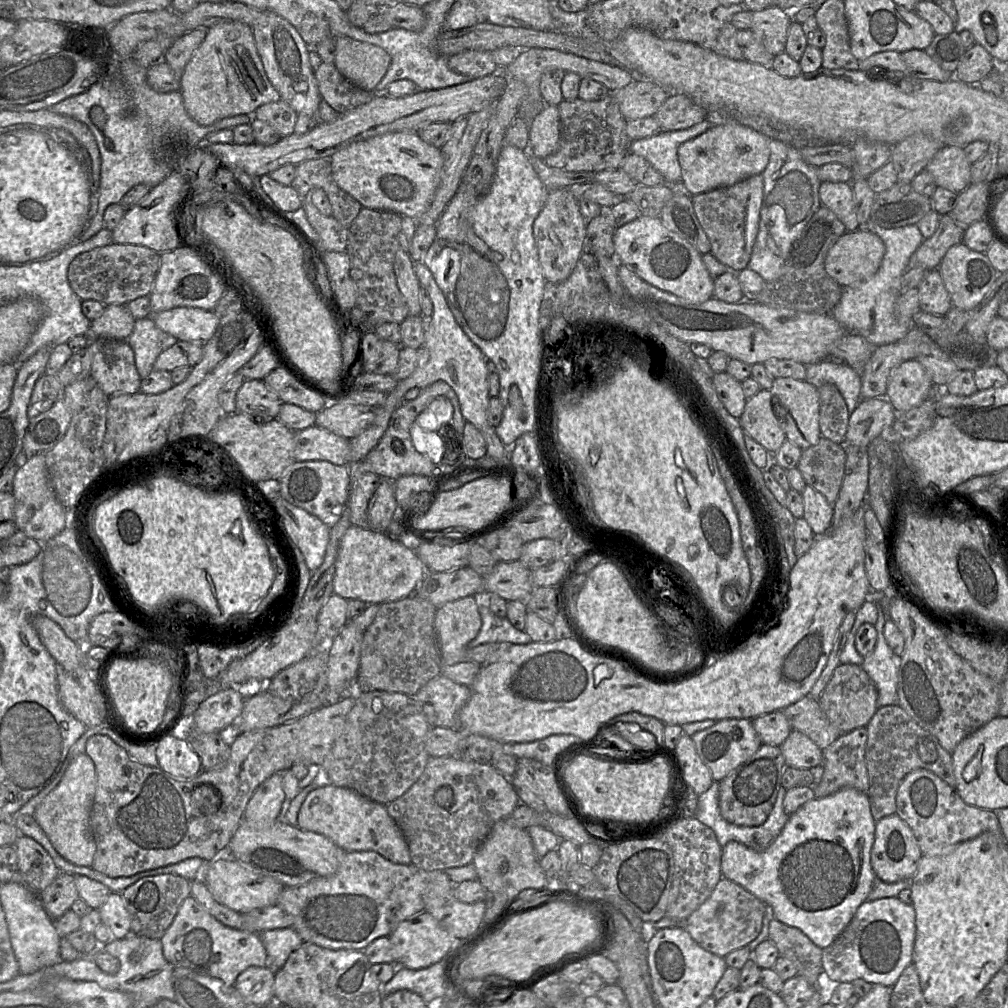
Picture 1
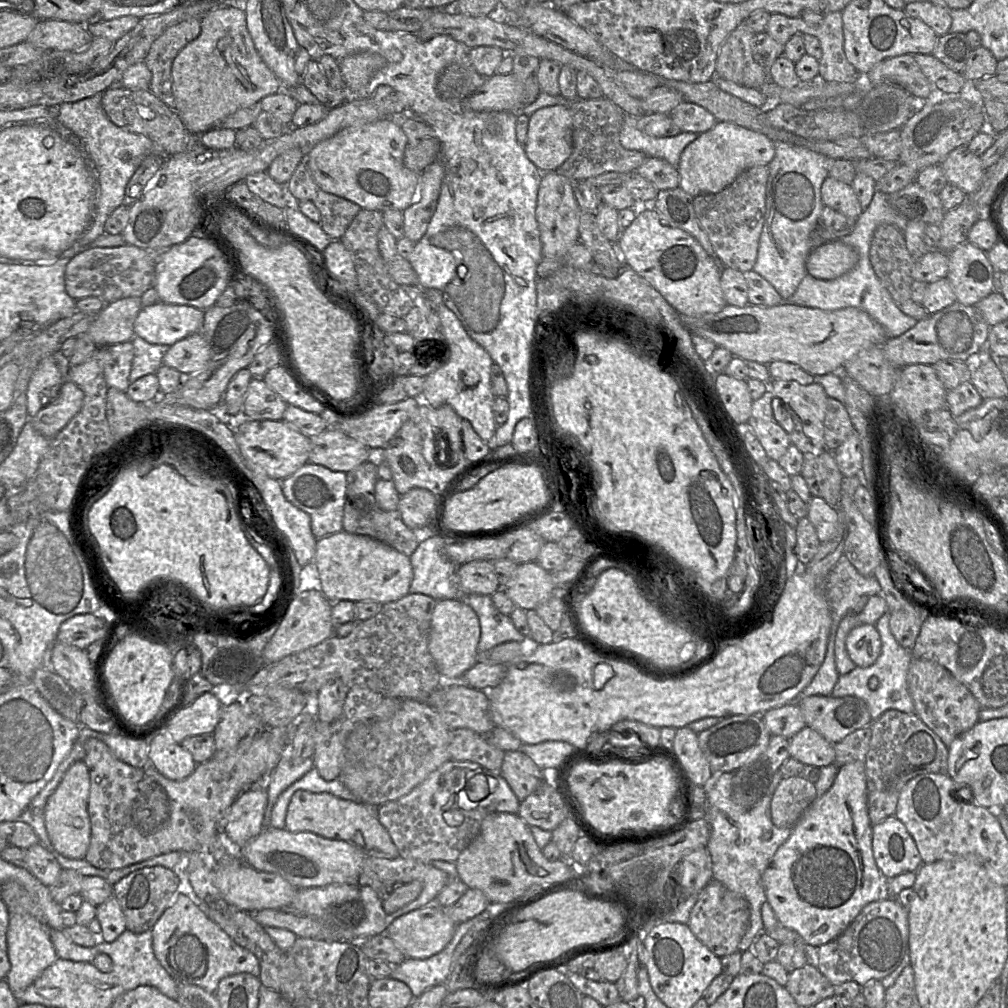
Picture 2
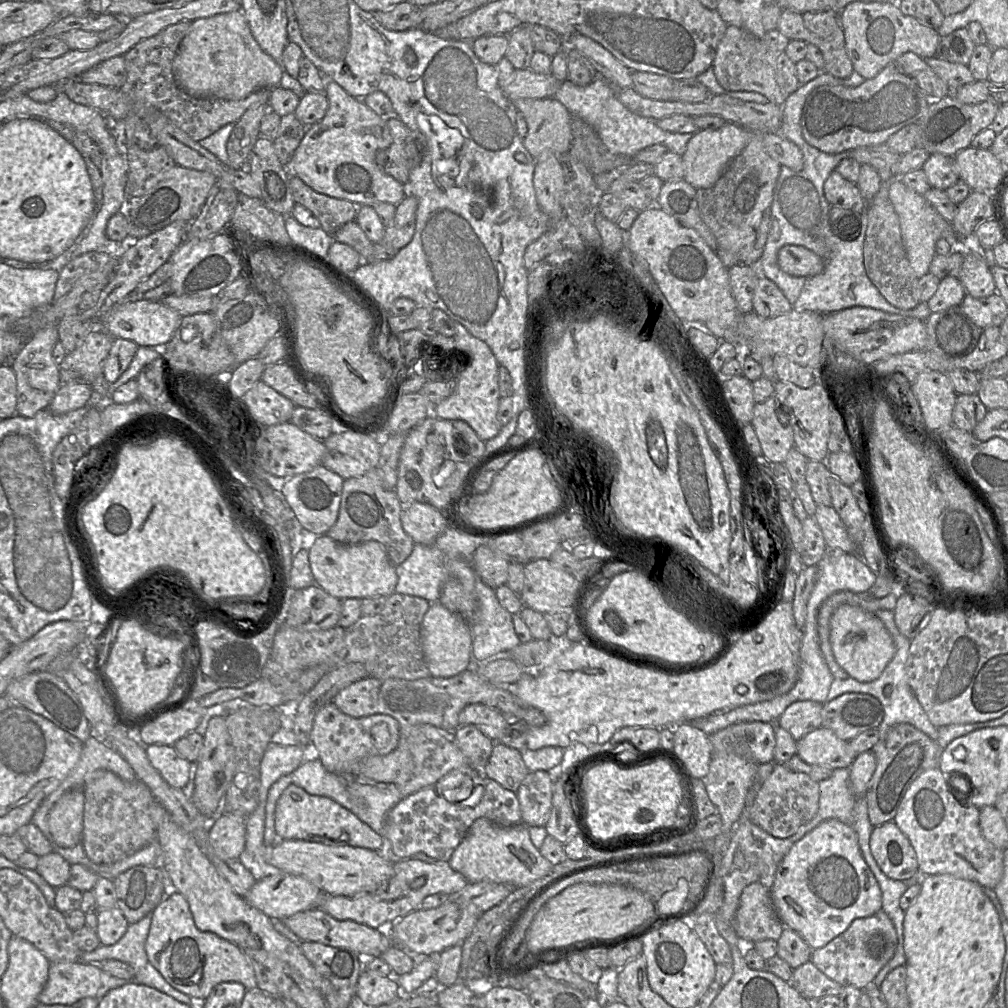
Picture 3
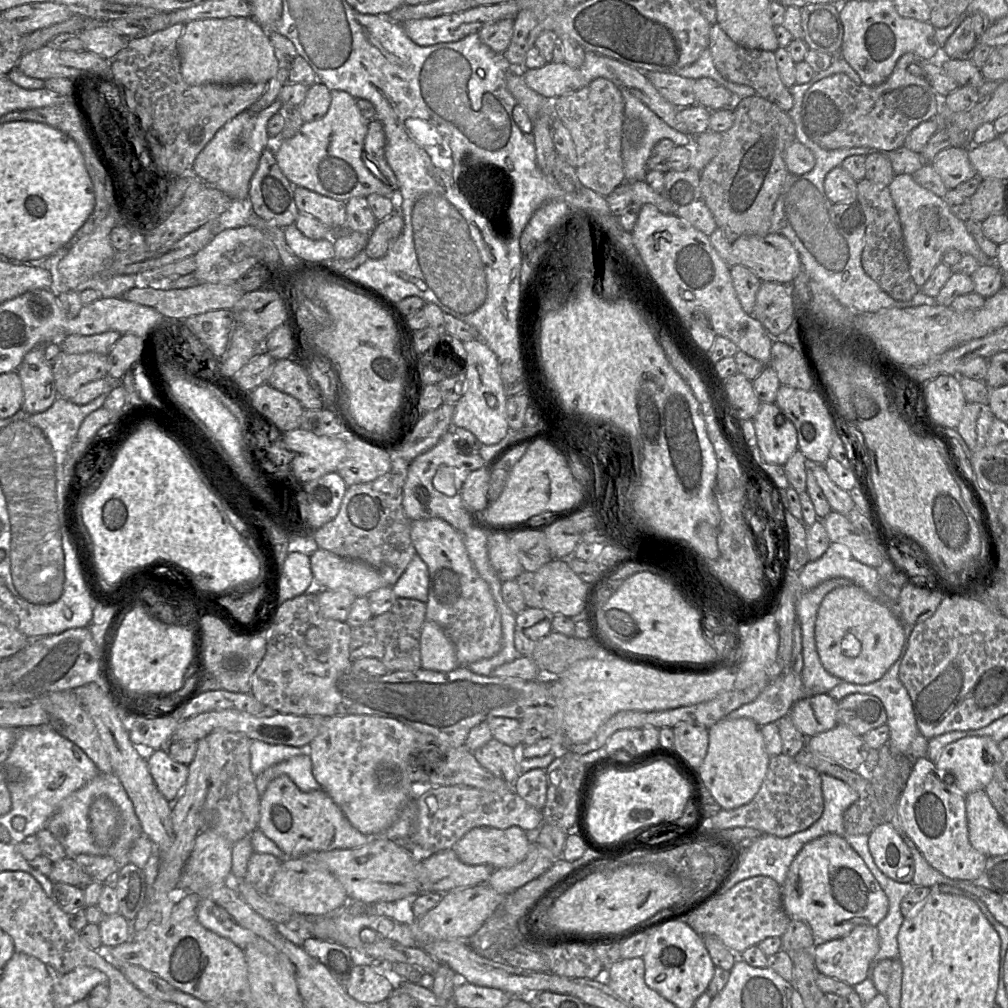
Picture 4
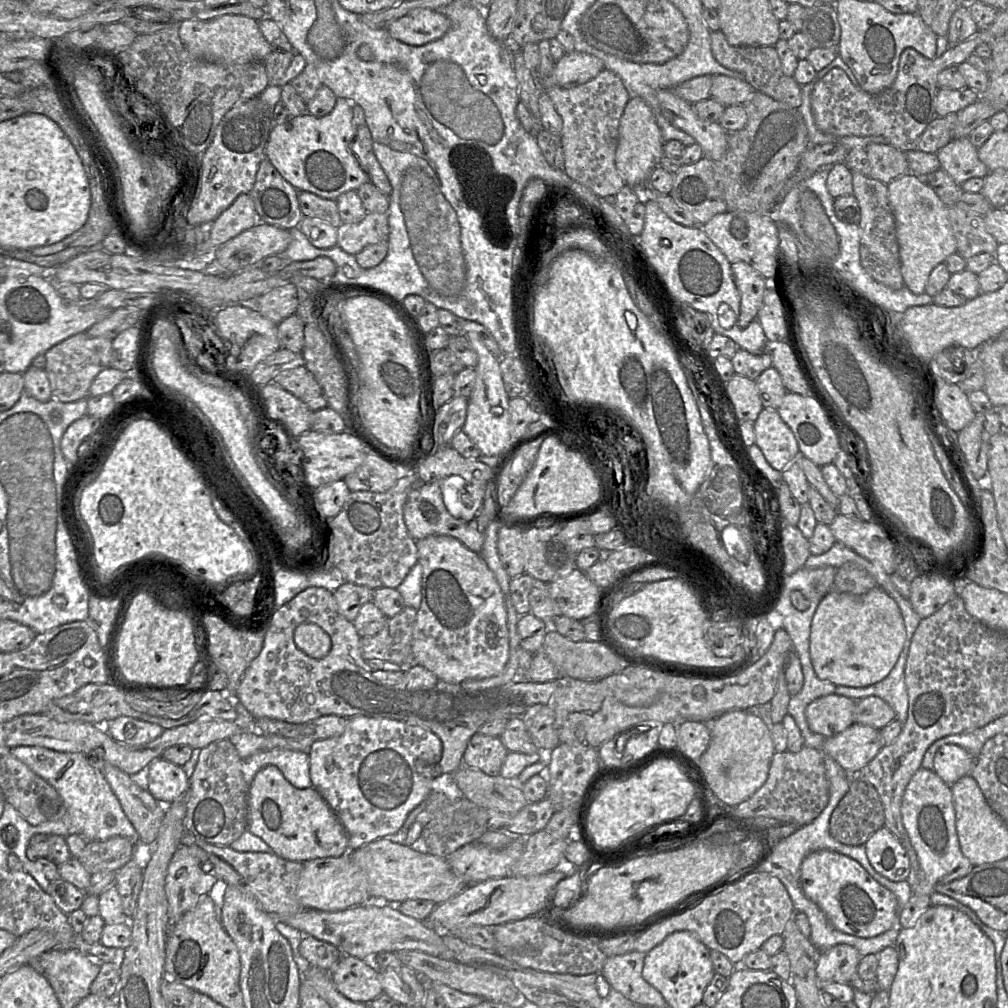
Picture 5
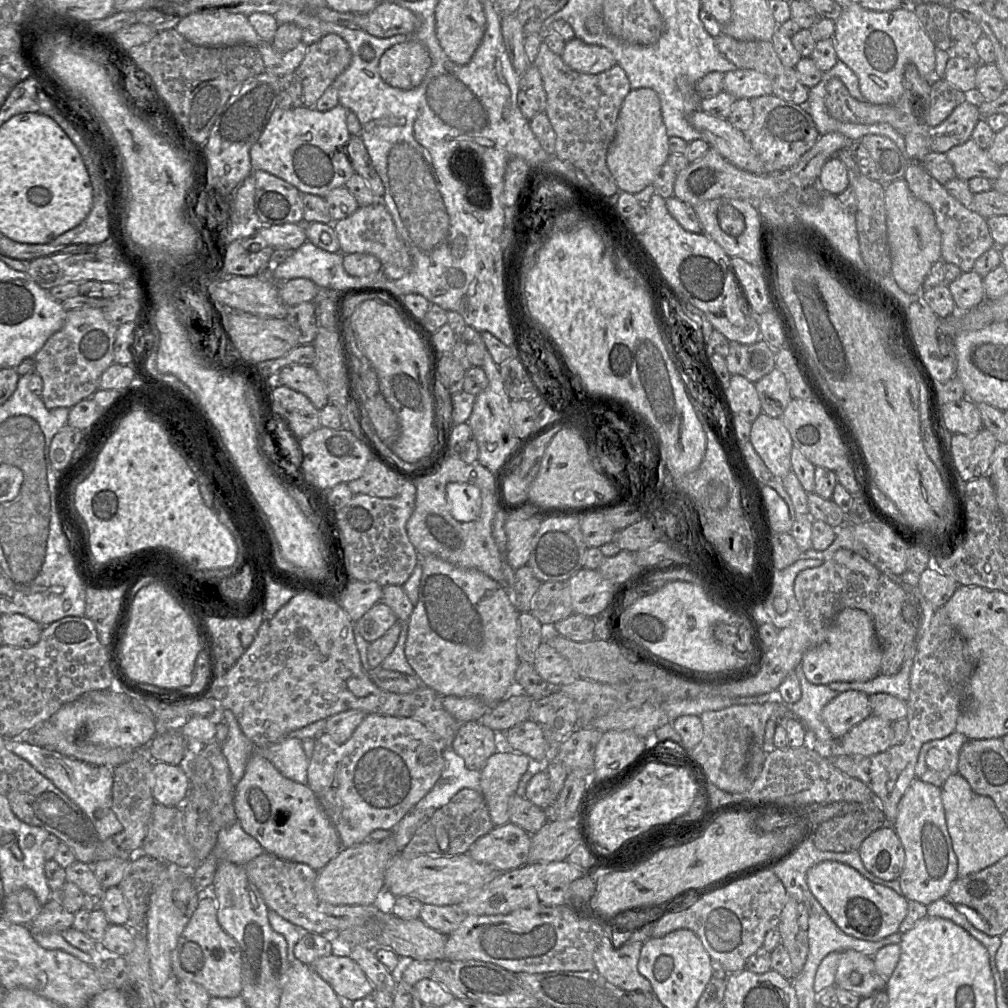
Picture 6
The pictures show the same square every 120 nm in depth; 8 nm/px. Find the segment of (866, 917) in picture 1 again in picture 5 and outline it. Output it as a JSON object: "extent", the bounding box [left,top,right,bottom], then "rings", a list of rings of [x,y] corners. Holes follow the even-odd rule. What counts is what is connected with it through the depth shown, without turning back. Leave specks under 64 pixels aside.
{"extent":[816,944,862,984],"rings":[[[838,944],[819,953],[816,975],[821,984],[850,983],[862,955],[847,944]]]}

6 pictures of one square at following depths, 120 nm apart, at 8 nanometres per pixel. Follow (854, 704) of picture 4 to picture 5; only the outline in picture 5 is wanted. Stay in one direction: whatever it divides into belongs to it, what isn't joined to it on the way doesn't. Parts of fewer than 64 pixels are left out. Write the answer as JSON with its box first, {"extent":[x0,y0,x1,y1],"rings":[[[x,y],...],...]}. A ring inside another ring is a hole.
{"extent":[854,696,895,729],"rings":[[[868,696],[856,700],[854,723],[882,729],[895,719],[893,709],[879,697]]]}

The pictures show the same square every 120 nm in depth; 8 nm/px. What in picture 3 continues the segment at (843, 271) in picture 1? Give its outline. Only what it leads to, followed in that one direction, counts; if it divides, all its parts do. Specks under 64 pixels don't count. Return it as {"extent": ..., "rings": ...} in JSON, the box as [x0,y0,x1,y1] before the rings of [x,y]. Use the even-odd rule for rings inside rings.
{"extent":[777,245,824,277],"rings":[[[785,245],[777,257],[780,269],[797,277],[812,277],[824,269],[822,259],[811,250],[799,245]]]}

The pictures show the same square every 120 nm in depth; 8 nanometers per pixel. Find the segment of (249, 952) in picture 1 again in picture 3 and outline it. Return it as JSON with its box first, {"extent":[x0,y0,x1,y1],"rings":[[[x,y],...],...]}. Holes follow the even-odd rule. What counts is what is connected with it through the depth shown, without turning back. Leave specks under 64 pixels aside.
{"extent":[145,891,257,1001],"rings":[[[177,891],[165,896],[152,912],[145,951],[149,962],[173,988],[196,1001],[205,1001],[221,982],[238,982],[247,990],[257,987],[253,966],[243,952],[234,943],[199,930],[187,899]]]}

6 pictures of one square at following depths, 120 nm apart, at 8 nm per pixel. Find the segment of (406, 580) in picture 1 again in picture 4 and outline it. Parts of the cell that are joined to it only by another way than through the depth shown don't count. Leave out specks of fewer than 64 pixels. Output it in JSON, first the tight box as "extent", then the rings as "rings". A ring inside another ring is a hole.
{"extent":[310,548,387,597],"rings":[[[320,548],[310,559],[313,576],[323,589],[349,590],[357,597],[368,597],[373,591],[387,587],[378,571],[362,561],[342,558]]]}

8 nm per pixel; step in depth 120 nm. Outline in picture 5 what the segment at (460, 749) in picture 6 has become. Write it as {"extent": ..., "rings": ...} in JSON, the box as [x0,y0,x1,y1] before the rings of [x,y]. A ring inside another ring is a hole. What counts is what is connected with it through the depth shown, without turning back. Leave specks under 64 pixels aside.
{"extent":[463,733,508,776],"rings":[[[475,733],[468,742],[463,764],[478,769],[489,776],[498,776],[508,750],[500,737]]]}

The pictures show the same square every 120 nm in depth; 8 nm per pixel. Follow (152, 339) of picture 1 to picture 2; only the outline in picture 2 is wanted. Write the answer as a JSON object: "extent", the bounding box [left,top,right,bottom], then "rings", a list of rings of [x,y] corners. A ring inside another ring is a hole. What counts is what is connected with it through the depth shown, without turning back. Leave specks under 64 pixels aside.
{"extent":[129,336,170,384],"rings":[[[139,336],[131,340],[134,348],[134,358],[129,375],[130,384],[138,378],[156,373],[162,365],[162,359],[170,346],[151,344]]]}

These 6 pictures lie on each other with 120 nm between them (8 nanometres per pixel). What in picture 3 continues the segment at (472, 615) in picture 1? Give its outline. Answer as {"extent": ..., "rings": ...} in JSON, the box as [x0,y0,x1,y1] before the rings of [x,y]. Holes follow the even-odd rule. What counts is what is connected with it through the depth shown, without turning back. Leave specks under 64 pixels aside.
{"extent":[421,601,473,678],"rings":[[[439,601],[431,603],[421,624],[421,647],[431,676],[449,678],[473,667],[472,632],[468,624]]]}

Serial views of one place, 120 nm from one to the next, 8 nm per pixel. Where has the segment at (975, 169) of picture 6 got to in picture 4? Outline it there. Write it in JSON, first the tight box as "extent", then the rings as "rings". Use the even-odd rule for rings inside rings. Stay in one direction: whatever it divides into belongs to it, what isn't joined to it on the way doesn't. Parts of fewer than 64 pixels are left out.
{"extent":[932,147,976,189],"rings":[[[948,147],[933,159],[932,166],[940,175],[947,189],[954,189],[960,183],[976,176],[965,147]]]}

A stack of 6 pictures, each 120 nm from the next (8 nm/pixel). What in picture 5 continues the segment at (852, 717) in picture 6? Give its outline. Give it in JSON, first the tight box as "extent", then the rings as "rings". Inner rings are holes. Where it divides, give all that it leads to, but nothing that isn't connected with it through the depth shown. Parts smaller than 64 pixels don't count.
{"extent":[805,694,856,738],"rings":[[[837,694],[820,697],[810,703],[805,716],[809,728],[825,738],[833,737],[854,723],[856,701]]]}

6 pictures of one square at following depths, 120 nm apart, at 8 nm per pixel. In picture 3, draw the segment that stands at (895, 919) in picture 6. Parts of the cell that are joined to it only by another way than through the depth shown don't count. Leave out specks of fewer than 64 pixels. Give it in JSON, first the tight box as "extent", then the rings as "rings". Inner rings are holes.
{"extent":[771,819,882,950],"rings":[[[837,819],[821,822],[791,847],[777,868],[771,900],[784,927],[797,932],[813,950],[827,945],[855,919],[869,917],[882,908],[881,889],[862,856],[856,832]]]}

